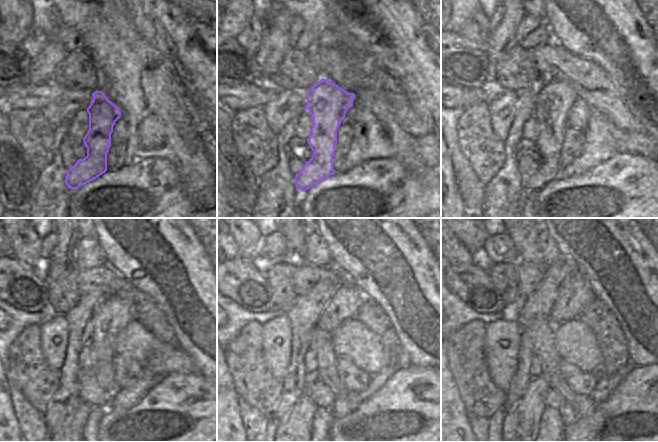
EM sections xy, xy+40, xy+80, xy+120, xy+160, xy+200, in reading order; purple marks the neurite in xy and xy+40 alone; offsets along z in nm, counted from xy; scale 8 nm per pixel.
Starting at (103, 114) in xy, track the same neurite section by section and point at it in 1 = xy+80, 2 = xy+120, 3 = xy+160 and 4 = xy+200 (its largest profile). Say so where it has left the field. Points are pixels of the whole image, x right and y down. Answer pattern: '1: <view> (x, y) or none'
1: xy+80 (555, 97)
2: xy+120 (112, 316)
3: xy+160 (346, 303)
4: xy+200 (571, 302)

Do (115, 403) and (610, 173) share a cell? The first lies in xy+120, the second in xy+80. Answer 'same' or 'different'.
different

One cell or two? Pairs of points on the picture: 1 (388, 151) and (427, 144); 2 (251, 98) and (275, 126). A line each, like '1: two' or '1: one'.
1: two
2: two

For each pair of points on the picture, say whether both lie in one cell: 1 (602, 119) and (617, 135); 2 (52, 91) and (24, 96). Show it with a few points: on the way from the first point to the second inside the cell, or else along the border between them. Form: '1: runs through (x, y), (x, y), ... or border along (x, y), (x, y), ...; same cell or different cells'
1: border along (635, 131), (614, 128), (611, 132), (614, 148); different cells
2: runs through (45, 93), (40, 96), (31, 96); same cell

